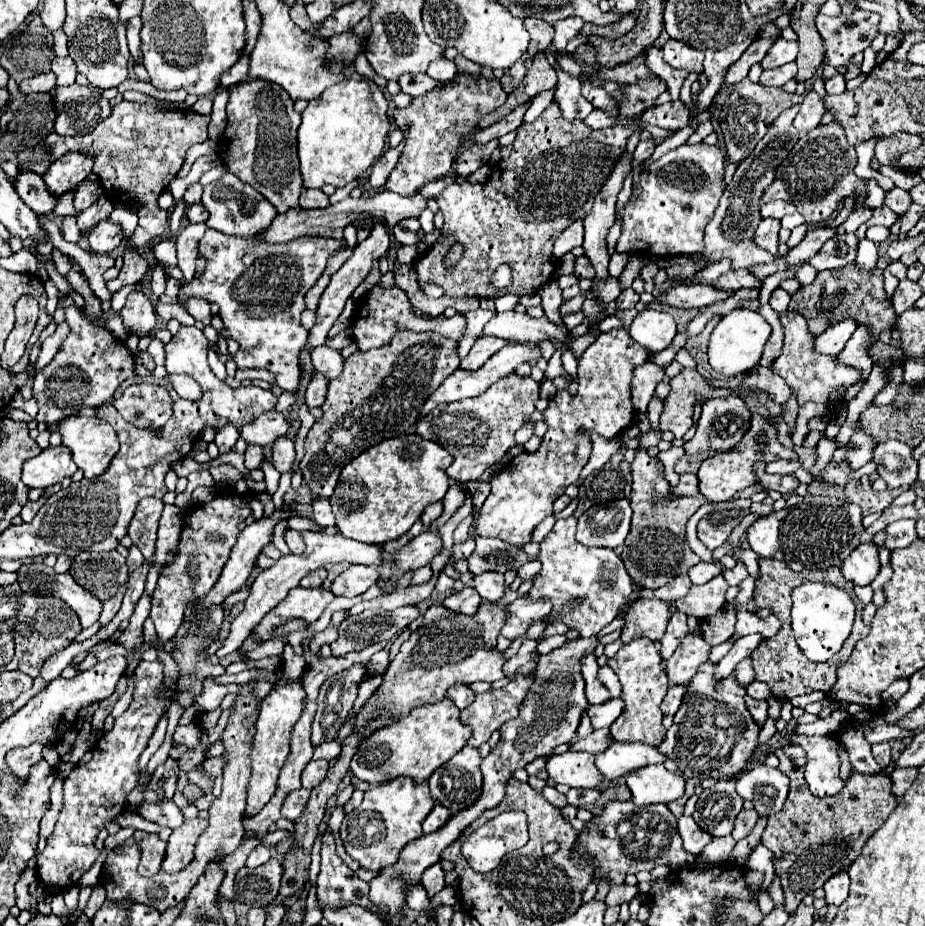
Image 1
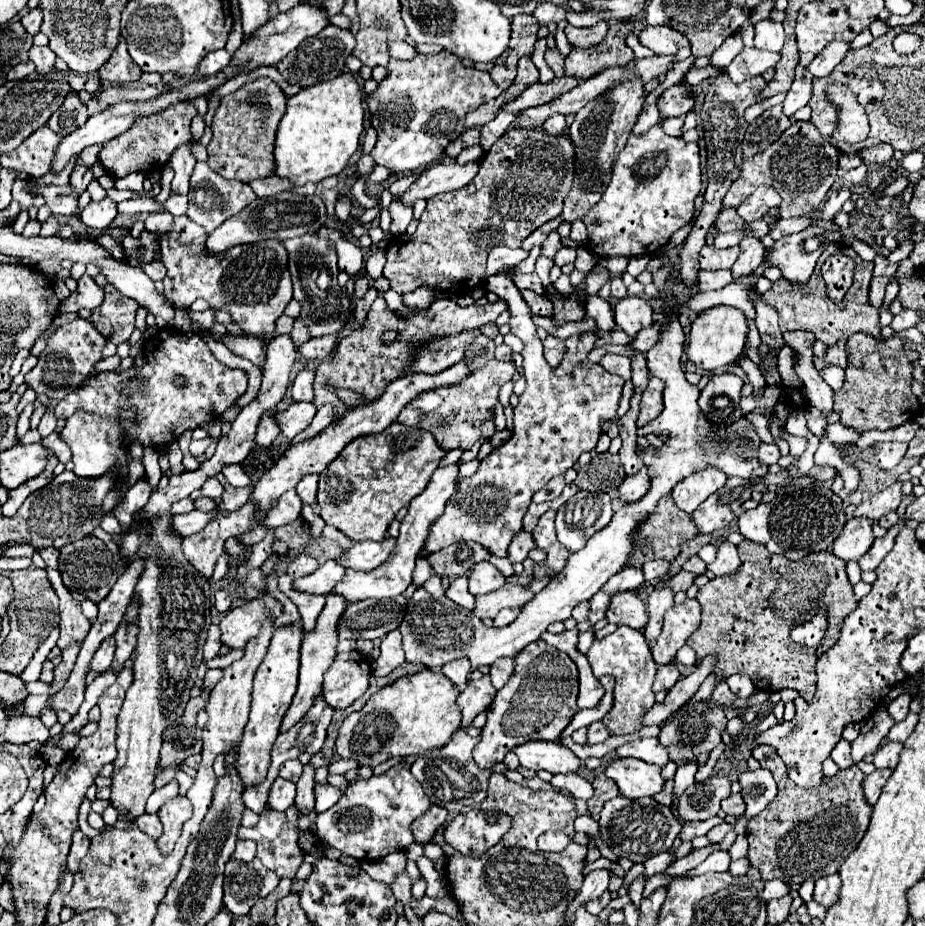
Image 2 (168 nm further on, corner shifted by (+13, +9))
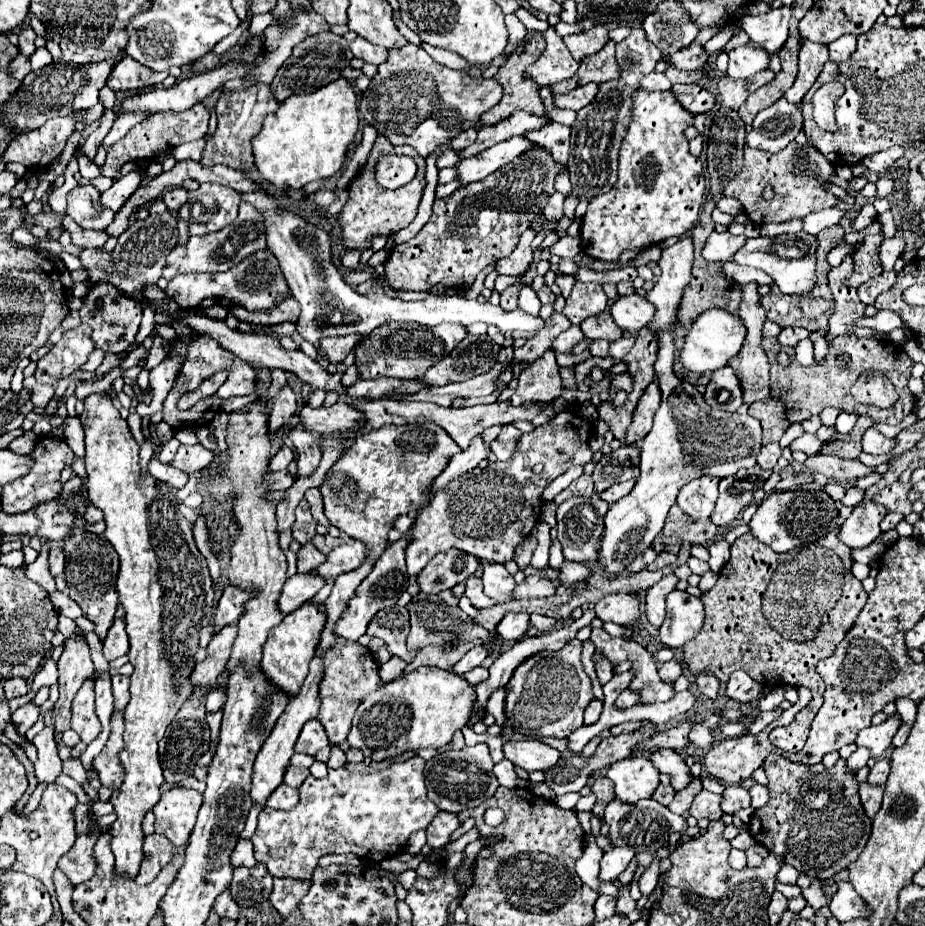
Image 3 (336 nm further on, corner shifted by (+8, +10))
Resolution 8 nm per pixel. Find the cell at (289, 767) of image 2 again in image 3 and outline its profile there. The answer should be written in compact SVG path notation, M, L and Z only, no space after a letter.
M289 766L287 770L285 770L285 776L283 776L283 782L285 784L289 784L289 786L293 786L293 788L297 788L297 786L301 786L303 784L303 780L309 776L311 772L307 770L307 768L297 768L297 766Z

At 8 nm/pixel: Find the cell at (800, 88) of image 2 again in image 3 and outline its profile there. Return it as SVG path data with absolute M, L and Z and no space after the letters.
M805 40L801 44L801 50L799 50L799 74L797 74L797 80L791 86L791 90L785 92L785 98L791 104L795 104L795 106L803 104L805 94L815 84L815 80L817 80L823 64L827 60L829 60L827 46L815 44L815 42L809 42L809 40Z

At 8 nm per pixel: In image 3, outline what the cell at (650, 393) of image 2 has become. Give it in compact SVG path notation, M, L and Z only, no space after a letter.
M651 382L649 388L645 390L645 394L641 396L637 408L635 408L633 424L631 424L631 430L627 432L627 444L635 444L639 440L643 440L643 436L647 436L647 432L651 430L653 416L655 416L659 404L661 404L659 384Z

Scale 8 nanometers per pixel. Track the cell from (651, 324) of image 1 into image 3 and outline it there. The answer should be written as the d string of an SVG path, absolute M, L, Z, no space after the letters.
M637 294L619 296L611 306L611 316L619 328L639 332L655 318L655 306Z

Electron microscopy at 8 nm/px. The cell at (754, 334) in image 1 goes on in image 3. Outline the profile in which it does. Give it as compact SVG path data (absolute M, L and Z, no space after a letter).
M705 310L687 332L687 340L681 350L681 362L689 372L697 372L697 374L715 372L727 366L729 360L739 354L745 342L745 334L747 330L737 316L729 314L727 310Z

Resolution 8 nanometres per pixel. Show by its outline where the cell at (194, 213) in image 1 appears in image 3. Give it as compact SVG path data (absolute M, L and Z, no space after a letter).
M173 188L173 190L163 192L161 198L171 212L179 212L179 208L187 202L187 190L185 188Z

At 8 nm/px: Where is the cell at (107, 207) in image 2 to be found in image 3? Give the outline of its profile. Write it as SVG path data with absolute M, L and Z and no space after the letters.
M131 172L131 174L127 174L127 176L123 176L123 178L117 180L107 192L101 194L99 202L101 202L105 208L111 208L113 212L119 212L119 210L125 206L125 202L131 198L131 194L139 188L141 178L143 178L141 172Z

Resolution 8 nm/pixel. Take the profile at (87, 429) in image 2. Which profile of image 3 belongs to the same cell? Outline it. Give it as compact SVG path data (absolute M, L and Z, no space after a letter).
M89 394L85 398L85 410L79 416L85 430L85 466L87 466L87 494L89 502L103 510L105 514L105 538L113 544L115 552L121 560L121 570L117 576L117 592L119 602L125 608L125 624L129 634L129 662L135 672L131 674L131 700L125 708L125 746L119 752L121 766L125 770L123 784L111 796L111 804L115 806L117 820L111 826L111 850L115 854L115 870L127 872L135 876L139 872L139 864L143 860L143 818L149 808L159 802L159 788L163 784L163 770L159 764L159 740L163 738L167 726L173 722L175 714L183 706L183 702L191 696L191 672L195 668L195 652L199 650L199 628L209 626L215 614L215 588L209 576L209 568L205 558L195 546L193 540L193 524L179 512L175 492L169 486L161 484L155 478L143 478L139 474L139 446L131 436L127 420L121 418L119 410L113 402L103 394Z

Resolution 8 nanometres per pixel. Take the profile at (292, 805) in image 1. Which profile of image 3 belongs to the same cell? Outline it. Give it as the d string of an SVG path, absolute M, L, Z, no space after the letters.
M279 784L273 790L273 794L267 798L267 806L277 808L277 810L291 810L297 804L299 804L299 790L287 784Z

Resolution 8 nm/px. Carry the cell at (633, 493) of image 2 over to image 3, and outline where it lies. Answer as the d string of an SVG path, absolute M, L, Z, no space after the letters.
M627 480L627 482L623 482L623 484L615 484L615 486L607 488L605 494L599 494L599 496L601 496L607 504L615 504L619 498L627 496L627 492L631 492L631 490L635 488L635 482L637 482L637 480Z

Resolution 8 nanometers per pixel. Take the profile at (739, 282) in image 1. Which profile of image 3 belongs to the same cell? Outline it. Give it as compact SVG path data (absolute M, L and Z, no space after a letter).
M713 232L703 248L703 258L709 262L729 262L739 248L745 246L745 236L733 236L731 232Z

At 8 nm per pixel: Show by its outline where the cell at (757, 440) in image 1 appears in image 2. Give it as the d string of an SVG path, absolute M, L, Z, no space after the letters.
M706 469L702 473L690 475L672 489L672 499L678 503L678 509L694 513L694 509L716 493L726 483L726 475L718 469Z

